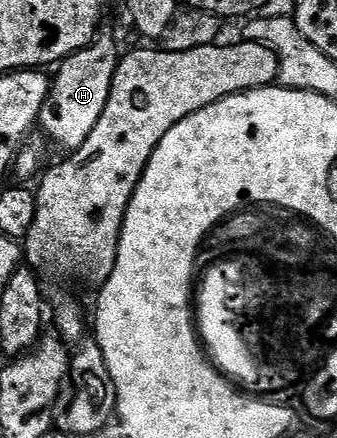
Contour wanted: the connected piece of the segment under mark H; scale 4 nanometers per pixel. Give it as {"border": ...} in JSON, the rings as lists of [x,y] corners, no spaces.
{"border":[[[104,35],[59,64],[58,73],[56,77],[53,76],[50,85],[50,103],[57,108],[56,115],[51,109],[45,109],[40,112],[38,123],[41,128],[44,126],[49,137],[64,152],[77,151],[93,132],[98,118],[105,112],[119,60],[117,45]]]}

